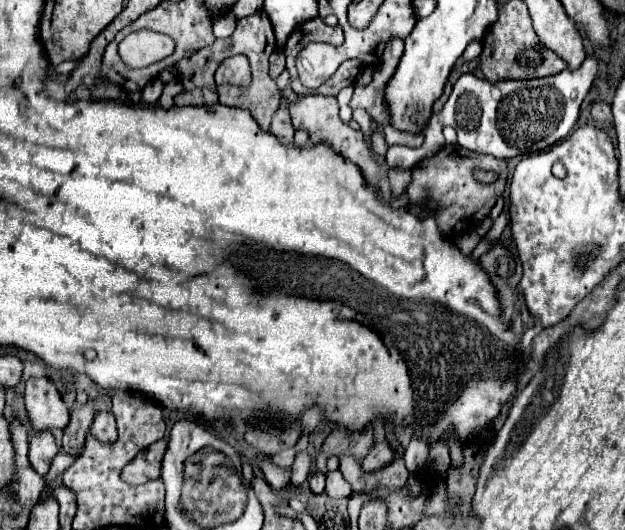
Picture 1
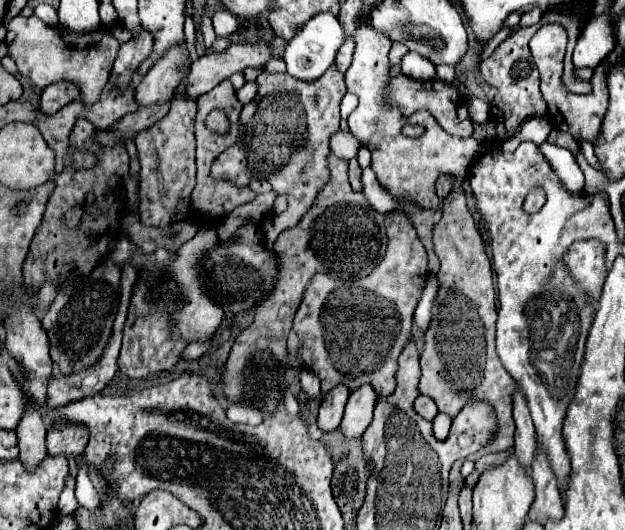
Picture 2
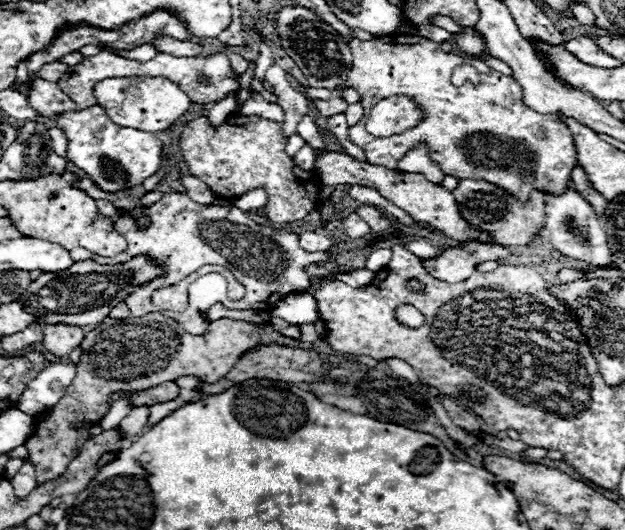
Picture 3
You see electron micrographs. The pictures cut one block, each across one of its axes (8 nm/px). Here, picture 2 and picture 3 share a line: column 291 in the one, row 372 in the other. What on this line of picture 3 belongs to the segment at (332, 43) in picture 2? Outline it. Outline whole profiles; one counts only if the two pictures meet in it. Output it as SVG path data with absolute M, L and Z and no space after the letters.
M54 362L48 368L44 368L22 392L20 400L16 402L16 408L26 414L36 414L44 408L52 408L60 402L64 396L68 384L72 382L76 370L72 364Z

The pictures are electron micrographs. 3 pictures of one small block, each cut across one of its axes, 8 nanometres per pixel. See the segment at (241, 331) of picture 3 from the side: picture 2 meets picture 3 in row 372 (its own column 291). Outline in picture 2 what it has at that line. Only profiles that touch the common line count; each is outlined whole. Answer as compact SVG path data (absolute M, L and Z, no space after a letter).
M336 64L312 82L270 72L262 72L256 82L258 96L242 108L240 140L214 160L212 176L226 178L238 186L248 186L254 178L268 180L272 190L288 196L288 208L280 216L268 216L262 224L270 248L284 228L292 228L304 216L316 192L328 182L328 142L340 128L340 100L346 94L346 86L344 74Z

